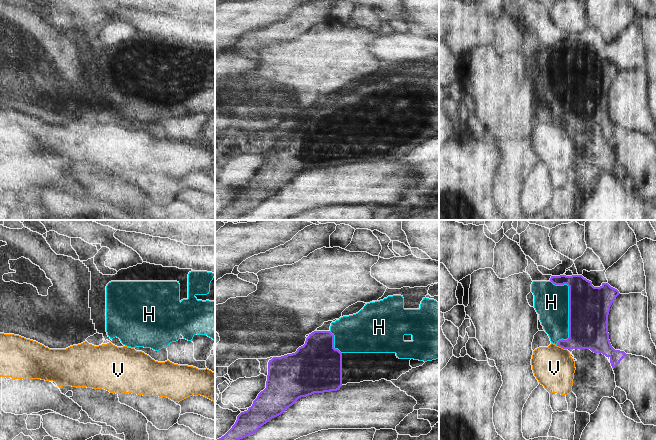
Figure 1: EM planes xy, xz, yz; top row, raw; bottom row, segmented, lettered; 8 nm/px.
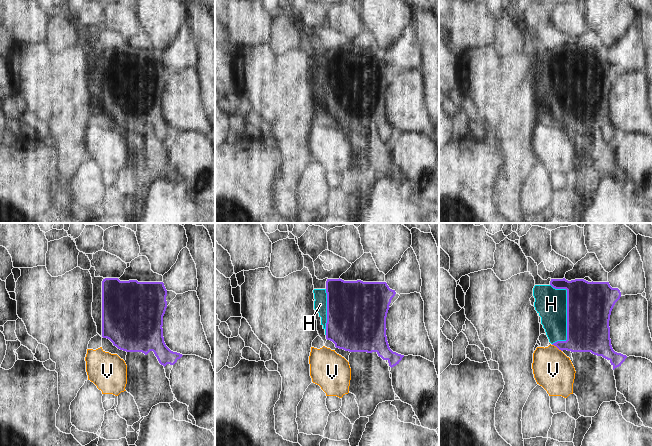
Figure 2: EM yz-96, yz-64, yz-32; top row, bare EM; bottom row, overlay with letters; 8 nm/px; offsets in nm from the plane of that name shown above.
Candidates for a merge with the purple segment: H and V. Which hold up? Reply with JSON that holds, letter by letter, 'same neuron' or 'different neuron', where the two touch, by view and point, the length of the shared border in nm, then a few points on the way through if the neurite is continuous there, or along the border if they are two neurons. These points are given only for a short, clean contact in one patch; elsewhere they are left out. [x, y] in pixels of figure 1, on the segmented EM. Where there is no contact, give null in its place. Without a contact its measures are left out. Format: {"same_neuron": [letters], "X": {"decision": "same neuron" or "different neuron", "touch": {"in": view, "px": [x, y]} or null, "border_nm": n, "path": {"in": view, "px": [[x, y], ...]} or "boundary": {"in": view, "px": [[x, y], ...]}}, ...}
{"same_neuron": ["H"], "H": {"decision": "same neuron", "touch": {"in": "yz", "px": [569, 309]}, "border_nm": 500, "path": {"in": "yz", "px": [[589, 306], [584, 309], [569, 309], [563, 303], [551, 302]]}}, "V": {"decision": "different neuron", "touch": {"in": "yz", "px": [561, 347]}, "border_nm": 90, "boundary": {"in": "yz", "px": [[556, 345], [566, 349]]}}}

